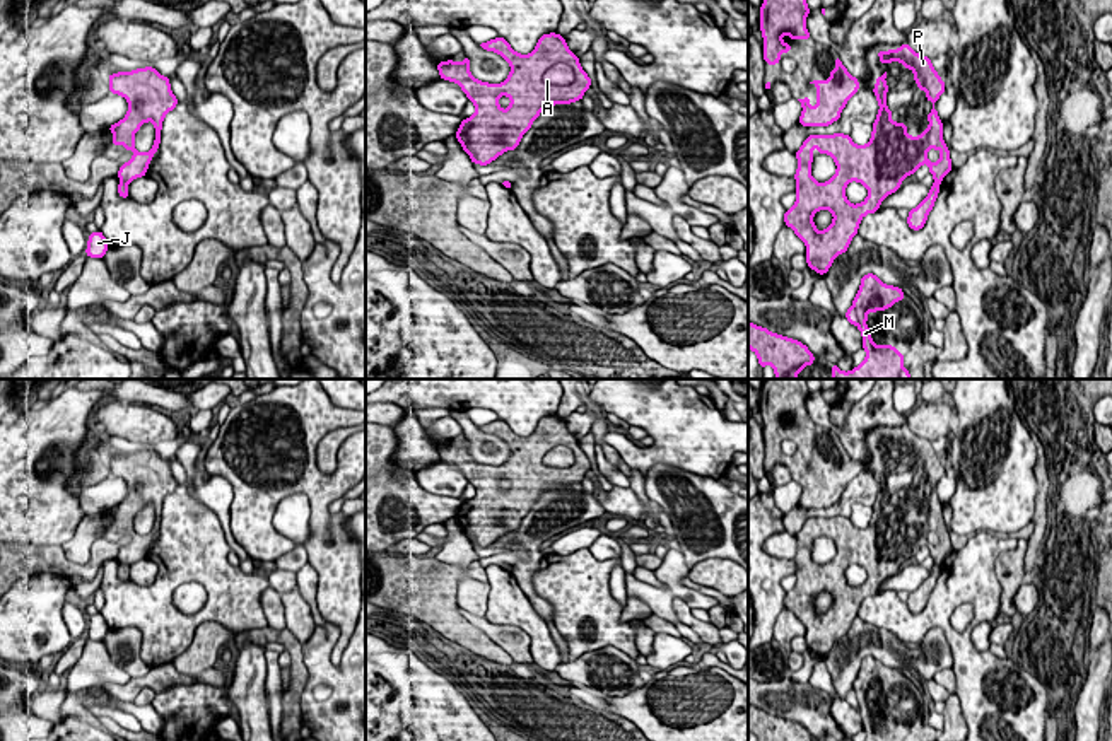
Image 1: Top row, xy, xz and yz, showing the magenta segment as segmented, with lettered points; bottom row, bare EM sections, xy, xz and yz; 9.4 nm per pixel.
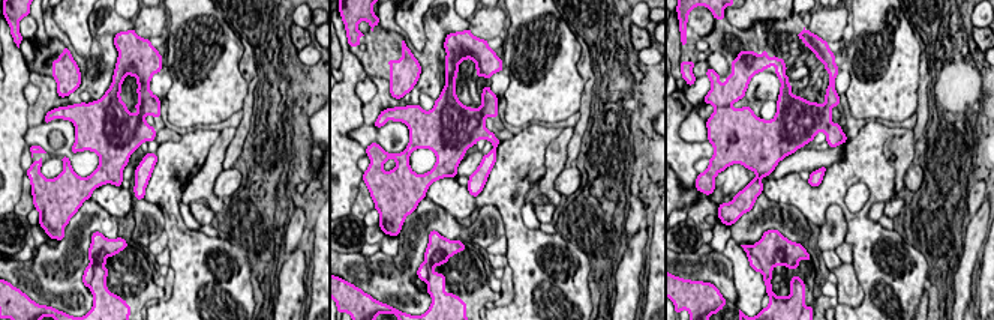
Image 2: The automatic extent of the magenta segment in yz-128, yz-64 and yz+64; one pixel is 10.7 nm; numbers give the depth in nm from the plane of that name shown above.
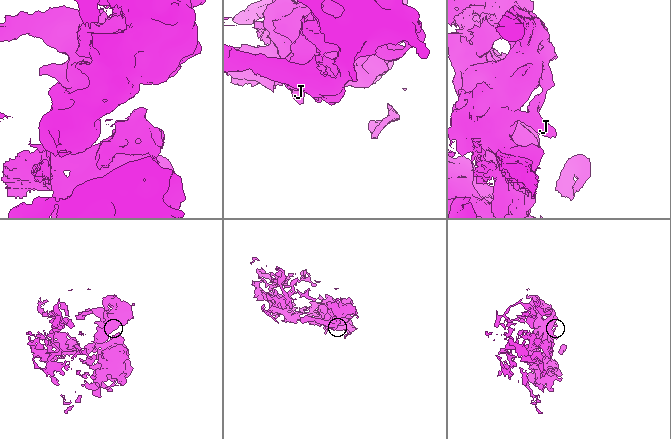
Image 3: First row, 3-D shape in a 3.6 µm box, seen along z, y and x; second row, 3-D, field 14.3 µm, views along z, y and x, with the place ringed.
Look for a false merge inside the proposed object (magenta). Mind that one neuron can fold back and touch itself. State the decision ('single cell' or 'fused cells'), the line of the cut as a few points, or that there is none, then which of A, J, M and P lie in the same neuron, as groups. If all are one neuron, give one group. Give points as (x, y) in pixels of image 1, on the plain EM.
fused cells | xy (120, 560), (128, 565) | A M P / J

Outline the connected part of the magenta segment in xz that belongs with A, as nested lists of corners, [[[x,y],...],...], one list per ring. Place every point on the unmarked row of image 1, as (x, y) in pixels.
[[[557,415],[540,418],[535,432],[528,437],[514,434],[500,418],[478,429],[500,437],[509,446],[511,456],[502,466],[477,463],[470,456],[470,439],[461,446],[439,444],[437,452],[441,461],[456,464],[468,483],[475,487],[475,497],[461,504],[456,521],[473,546],[489,548],[499,538],[519,528],[523,517],[543,492],[581,483],[591,470],[591,461],[579,447],[579,441],[567,430],[565,422]]]

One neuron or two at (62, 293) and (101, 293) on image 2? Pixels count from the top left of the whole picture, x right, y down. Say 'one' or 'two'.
two

